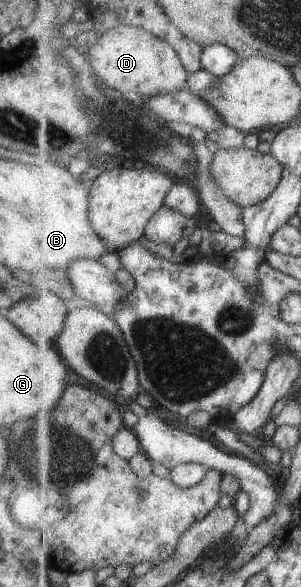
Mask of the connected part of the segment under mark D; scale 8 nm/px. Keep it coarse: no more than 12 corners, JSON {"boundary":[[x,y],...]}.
{"boundary":[[134,26],[86,51],[108,88],[148,99],[187,89],[166,40]]}

